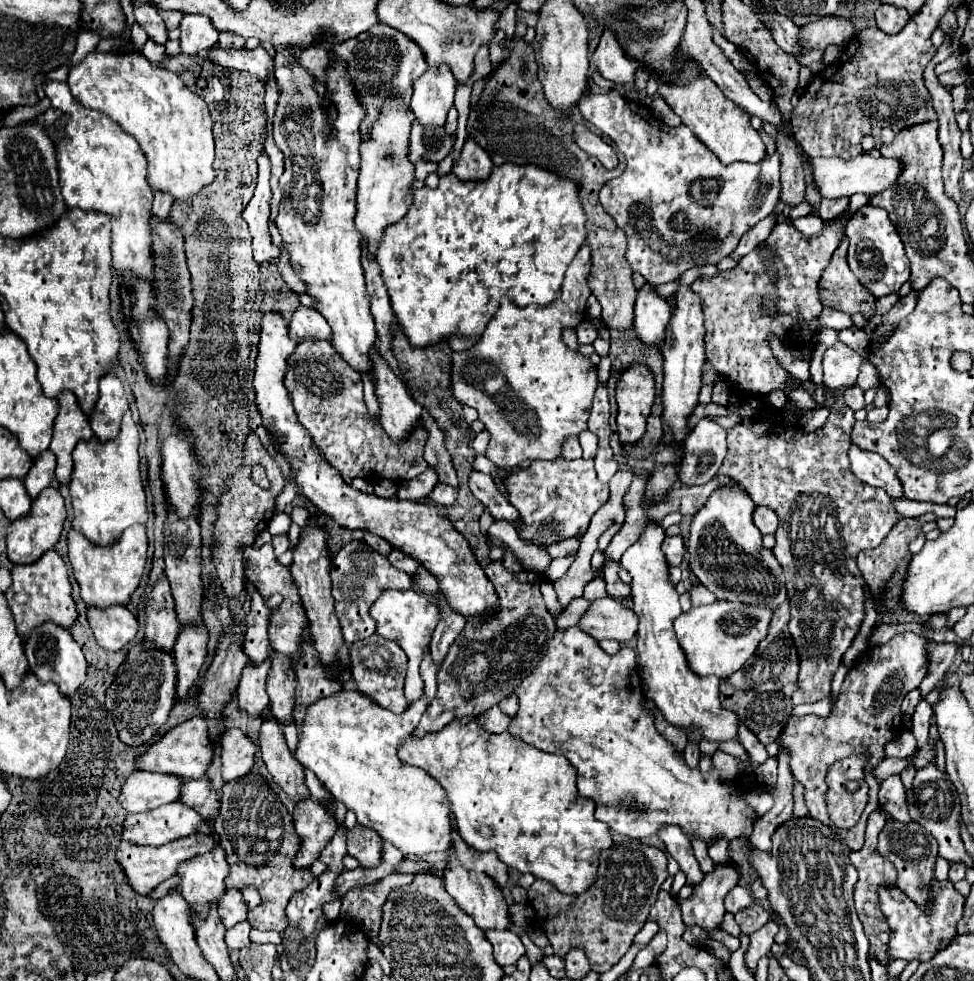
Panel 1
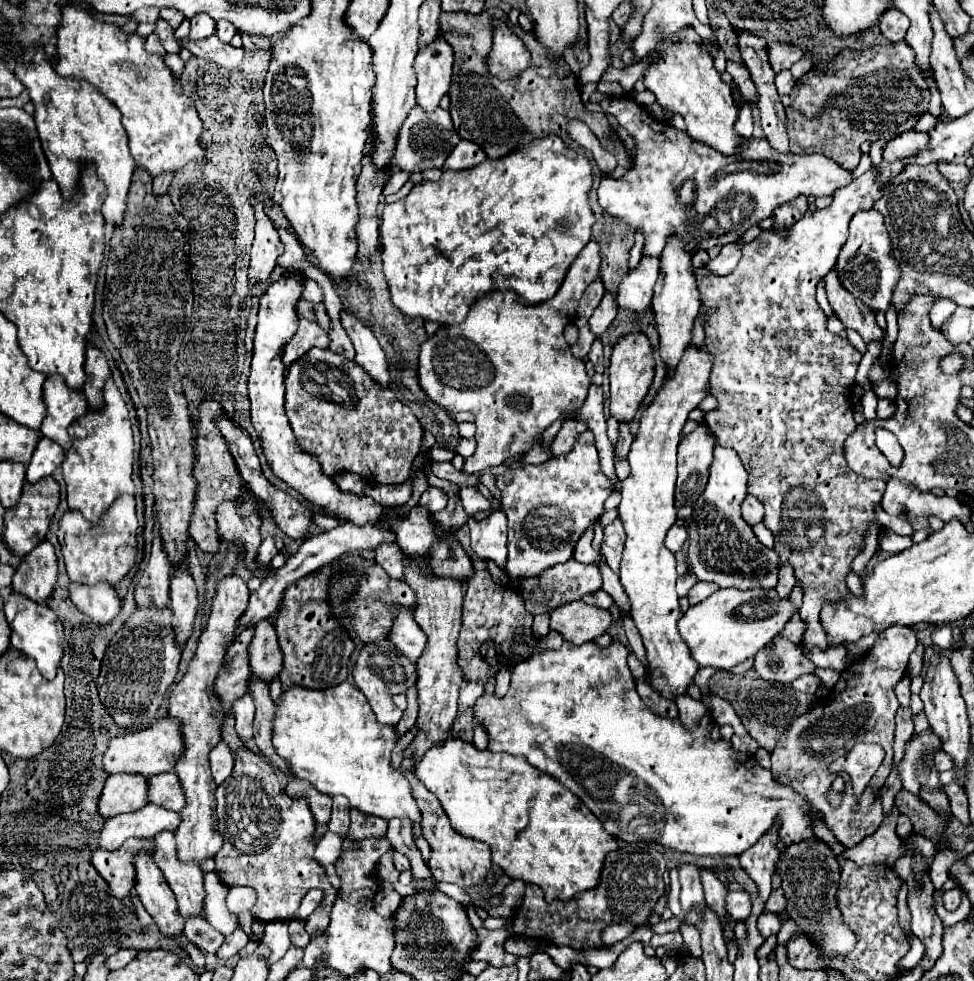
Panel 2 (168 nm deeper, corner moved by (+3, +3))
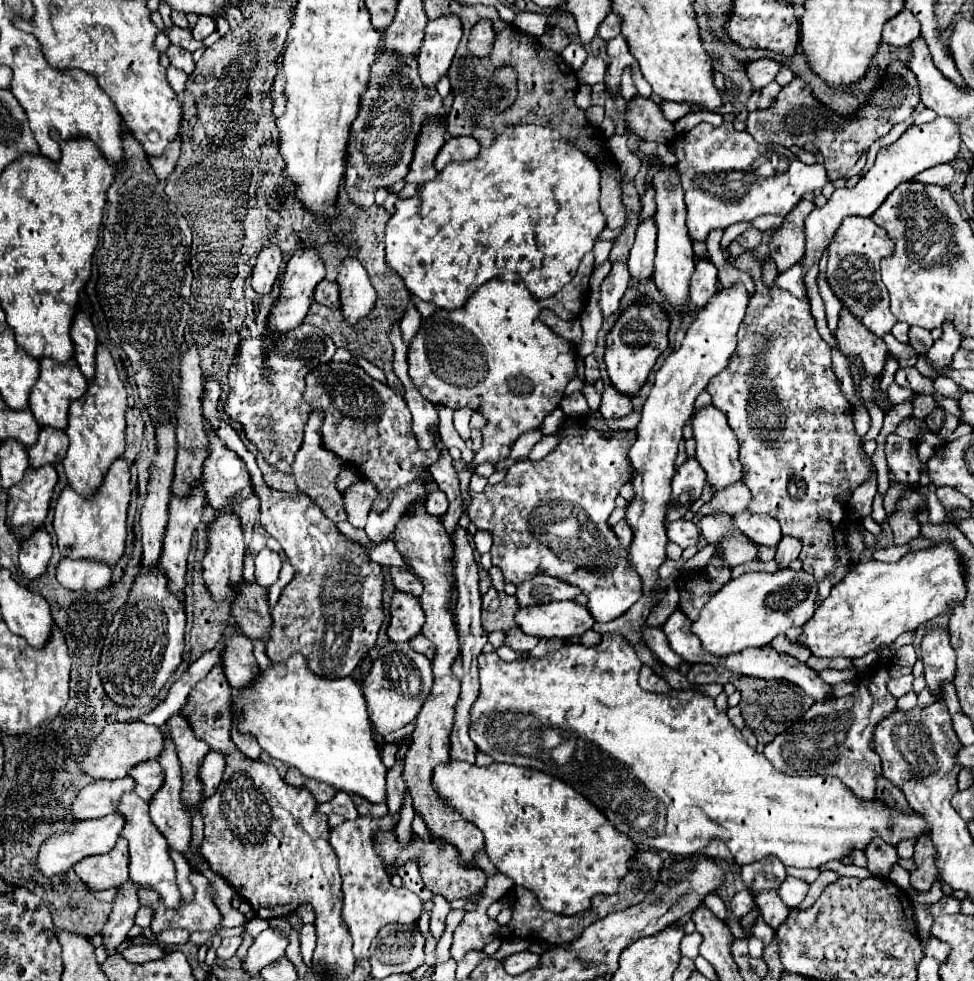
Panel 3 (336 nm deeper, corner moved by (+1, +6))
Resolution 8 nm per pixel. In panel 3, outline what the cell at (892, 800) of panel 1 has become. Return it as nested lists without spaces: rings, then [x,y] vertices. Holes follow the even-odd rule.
[[[914,839],[901,841],[896,847],[899,857],[903,859],[913,859],[915,843],[916,840]]]

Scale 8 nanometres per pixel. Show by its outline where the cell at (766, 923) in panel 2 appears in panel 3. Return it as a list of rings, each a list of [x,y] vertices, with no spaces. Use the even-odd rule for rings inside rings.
[[[763,891],[757,895],[757,905],[761,909],[761,917],[763,921],[771,927],[777,929],[789,915],[789,909],[785,907],[785,903],[779,899],[777,891]]]

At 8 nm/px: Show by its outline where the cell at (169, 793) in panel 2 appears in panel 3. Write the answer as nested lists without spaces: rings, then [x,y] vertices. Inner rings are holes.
[[[145,761],[145,763],[139,763],[137,767],[131,769],[129,775],[137,781],[135,793],[137,793],[143,801],[153,799],[153,795],[161,789],[161,783],[163,783],[163,771],[161,771],[161,765],[159,765],[157,761]]]

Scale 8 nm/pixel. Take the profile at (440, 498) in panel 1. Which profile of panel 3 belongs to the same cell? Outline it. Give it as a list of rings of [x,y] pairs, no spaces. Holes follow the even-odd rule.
[[[441,491],[431,493],[431,495],[427,497],[427,501],[425,501],[425,509],[427,509],[431,515],[437,515],[437,517],[445,515],[445,511],[447,511],[447,497],[445,497]]]

